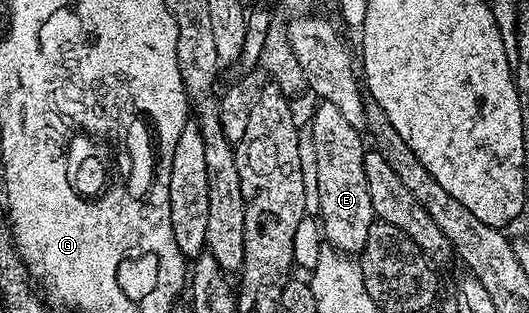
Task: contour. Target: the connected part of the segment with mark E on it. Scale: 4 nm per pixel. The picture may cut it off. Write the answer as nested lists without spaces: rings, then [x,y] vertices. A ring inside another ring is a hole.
[[[325,101],[311,114],[309,136],[317,156],[317,192],[319,193],[318,221],[322,237],[336,250],[348,256],[358,255],[369,240],[369,228],[377,220],[373,204],[369,204],[369,186],[365,184],[363,168],[364,135],[341,116],[341,111]]]

